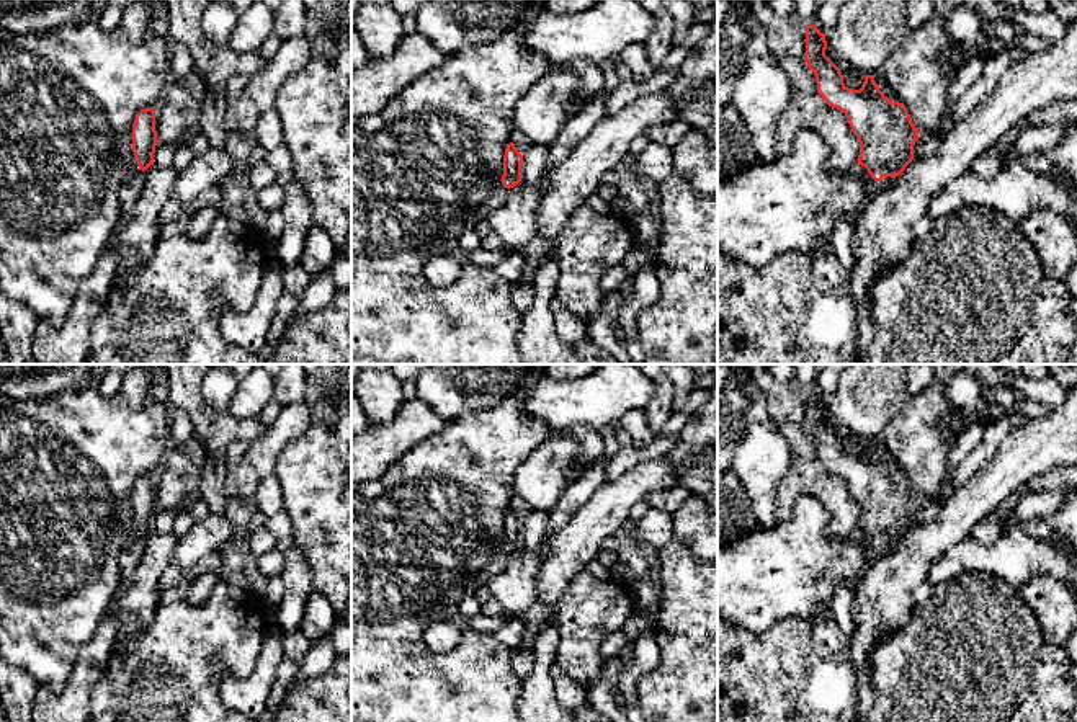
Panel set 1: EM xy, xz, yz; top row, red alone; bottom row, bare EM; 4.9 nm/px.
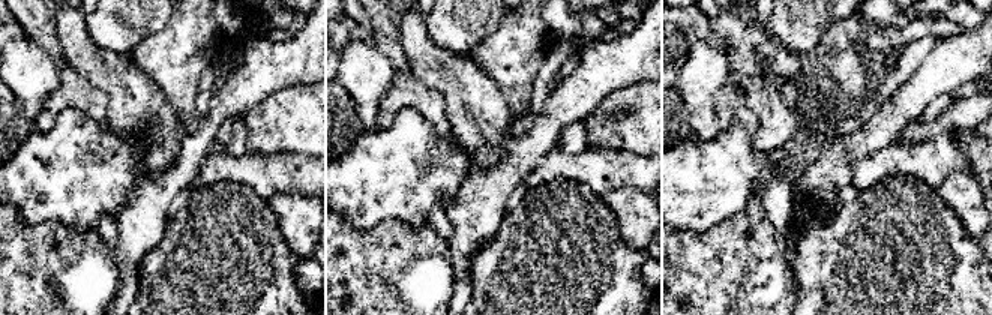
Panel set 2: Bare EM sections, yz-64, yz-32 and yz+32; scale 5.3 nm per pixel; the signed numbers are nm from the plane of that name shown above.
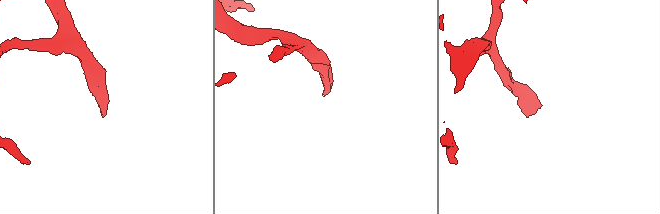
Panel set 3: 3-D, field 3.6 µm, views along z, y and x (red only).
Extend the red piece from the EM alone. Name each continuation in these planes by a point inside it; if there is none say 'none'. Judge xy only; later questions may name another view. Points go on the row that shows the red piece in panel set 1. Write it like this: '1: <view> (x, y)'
1: xy (129, 190)

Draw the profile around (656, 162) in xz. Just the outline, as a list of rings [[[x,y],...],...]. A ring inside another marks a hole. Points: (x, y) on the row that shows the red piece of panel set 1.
[[[650,140],[637,157],[637,163],[642,173],[659,185],[673,172],[672,149]]]

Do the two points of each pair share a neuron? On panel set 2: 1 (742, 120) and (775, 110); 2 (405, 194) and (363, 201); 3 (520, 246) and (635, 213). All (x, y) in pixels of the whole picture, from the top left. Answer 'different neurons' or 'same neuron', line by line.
1: different neurons
2: same neuron
3: different neurons

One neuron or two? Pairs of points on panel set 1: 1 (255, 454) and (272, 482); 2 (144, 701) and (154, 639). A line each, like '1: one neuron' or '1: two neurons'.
1: two neurons
2: one neuron

